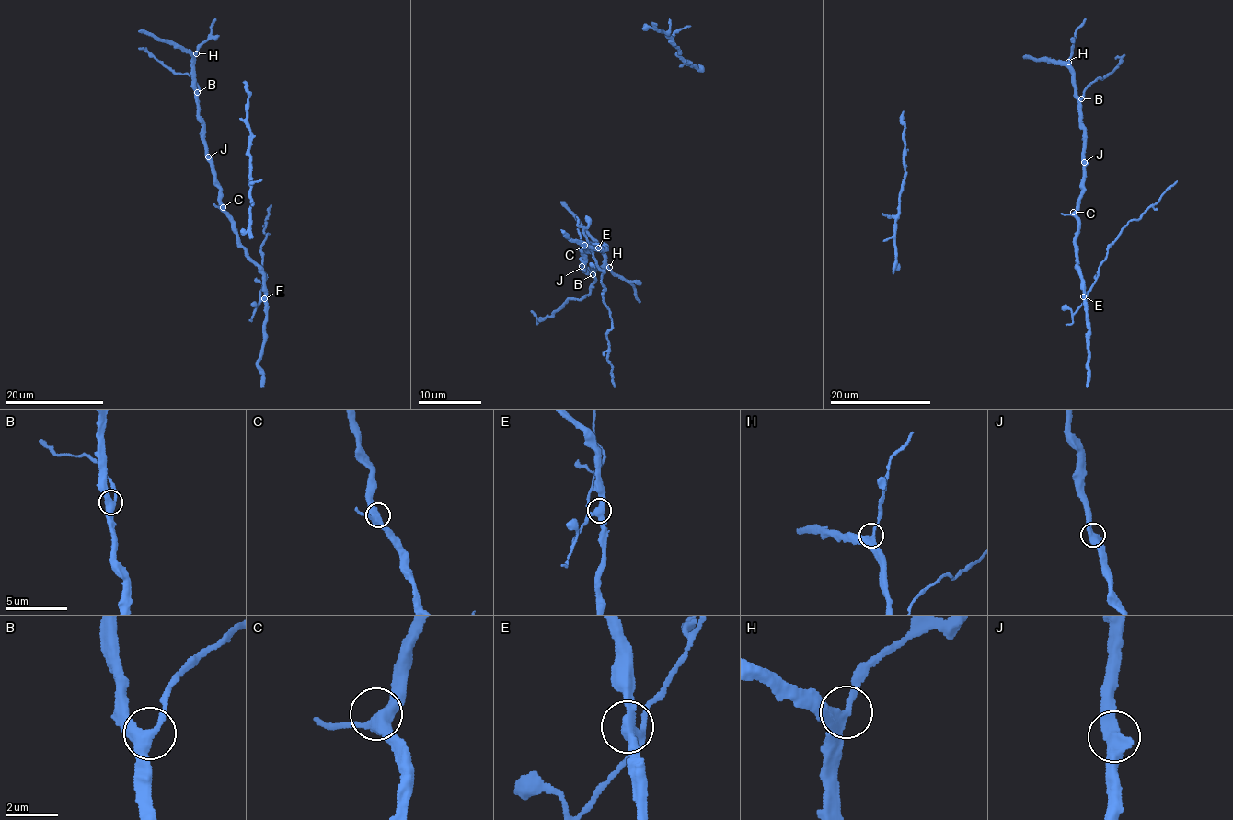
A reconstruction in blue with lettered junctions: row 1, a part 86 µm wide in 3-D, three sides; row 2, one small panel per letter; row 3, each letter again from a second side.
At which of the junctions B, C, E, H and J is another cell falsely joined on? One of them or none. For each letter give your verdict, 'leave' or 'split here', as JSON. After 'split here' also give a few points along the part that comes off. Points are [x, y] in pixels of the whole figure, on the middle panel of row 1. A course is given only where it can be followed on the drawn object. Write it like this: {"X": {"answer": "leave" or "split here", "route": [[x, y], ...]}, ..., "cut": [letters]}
{"B": {"answer": "leave"}, "C": {"answer": "leave"}, "E": {"answer": "split here", "route": [[597, 248], [592, 251], [604, 272], [604, 301], [612, 328], [605, 335], [615, 387]]}, "H": {"answer": "leave"}, "J": {"answer": "leave"}, "cut": ["E"]}

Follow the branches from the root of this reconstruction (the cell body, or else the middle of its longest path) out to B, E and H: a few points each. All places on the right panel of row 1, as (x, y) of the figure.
B: (1074, 217), (1079, 205), (1084, 160), (1081, 98)
E: (1074, 217), (1078, 224), (1075, 261), (1081, 273), (1083, 295)
H: (1074, 217), (1081, 189), (1084, 125), (1080, 121), (1080, 98), (1076, 94), (1074, 69), (1068, 62)

